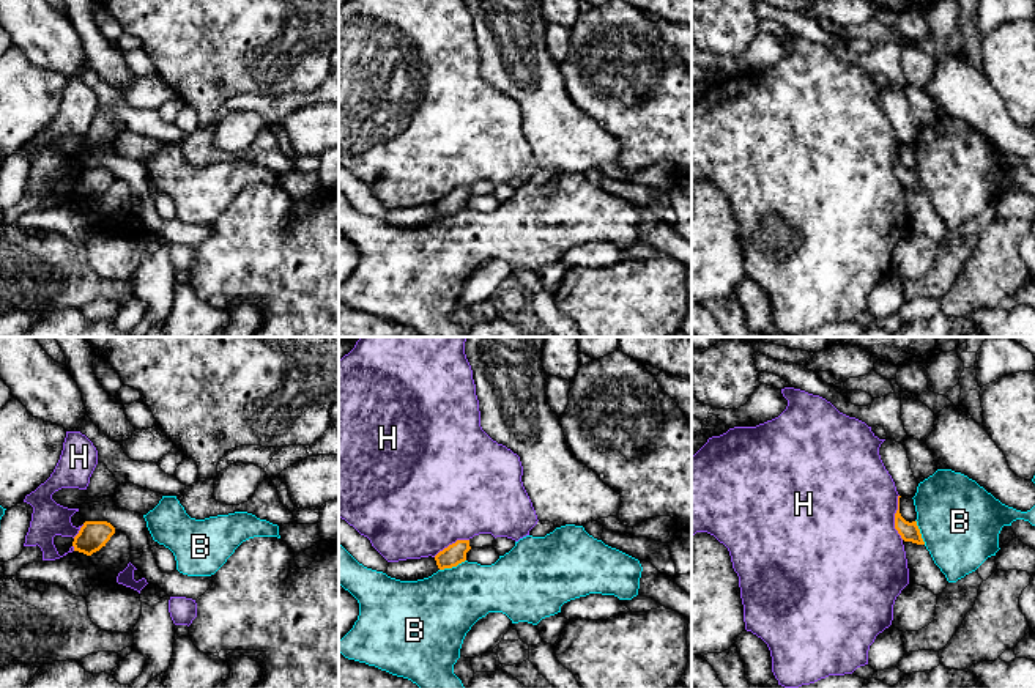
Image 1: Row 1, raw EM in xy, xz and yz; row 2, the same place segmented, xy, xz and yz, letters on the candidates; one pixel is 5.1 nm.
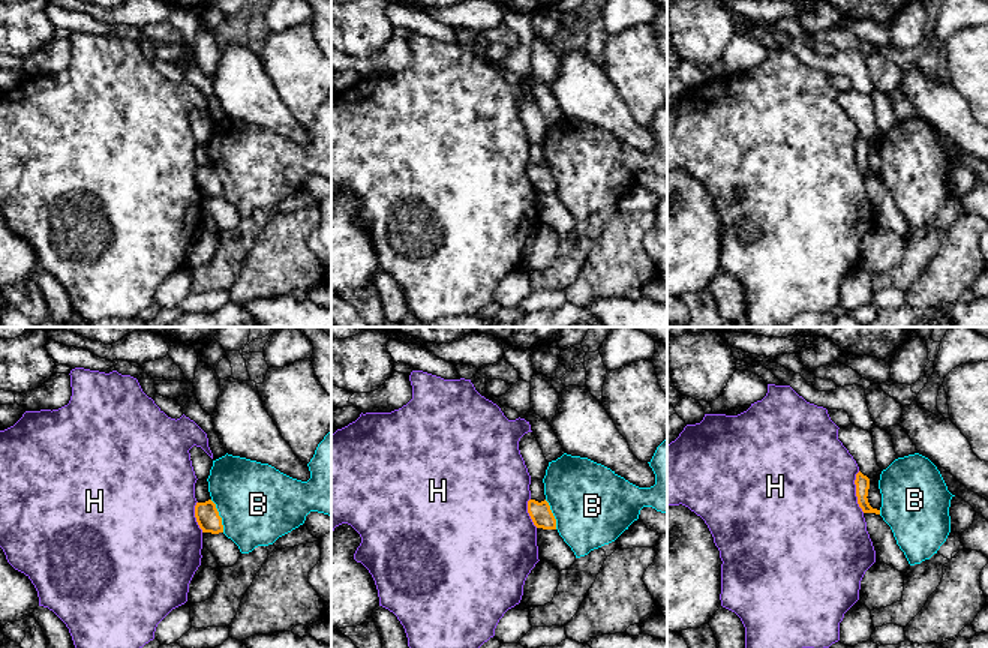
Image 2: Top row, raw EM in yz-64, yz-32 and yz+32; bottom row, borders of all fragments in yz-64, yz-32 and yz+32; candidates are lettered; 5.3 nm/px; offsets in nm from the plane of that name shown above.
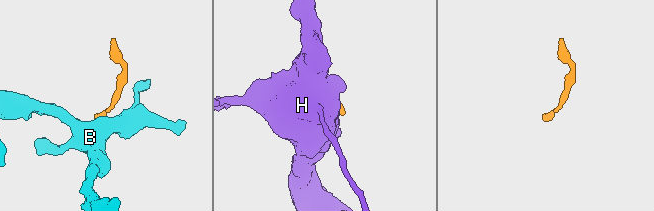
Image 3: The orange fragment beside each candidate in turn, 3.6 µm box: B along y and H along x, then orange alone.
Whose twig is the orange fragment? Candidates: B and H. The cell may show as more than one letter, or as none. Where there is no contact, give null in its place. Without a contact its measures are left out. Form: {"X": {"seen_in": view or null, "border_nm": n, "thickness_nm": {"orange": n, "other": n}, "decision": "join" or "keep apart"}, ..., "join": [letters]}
{"B": {"seen_in": "xz", "border_nm": 150, "thickness_nm": {"orange": 110, "other": 360}, "decision": "keep apart"}, "H": {"seen_in": "yz", "border_nm": 240, "thickness_nm": {"orange": 100, "other": 500}, "decision": "keep apart"}, "join": []}

